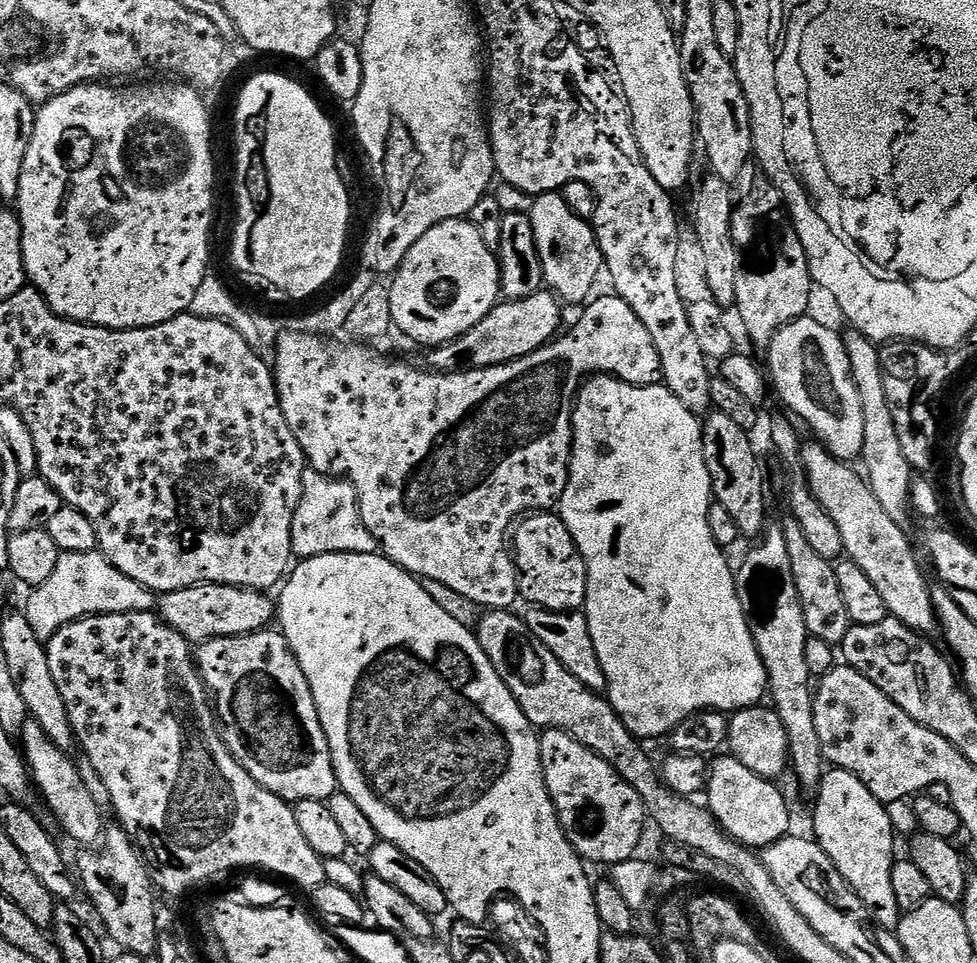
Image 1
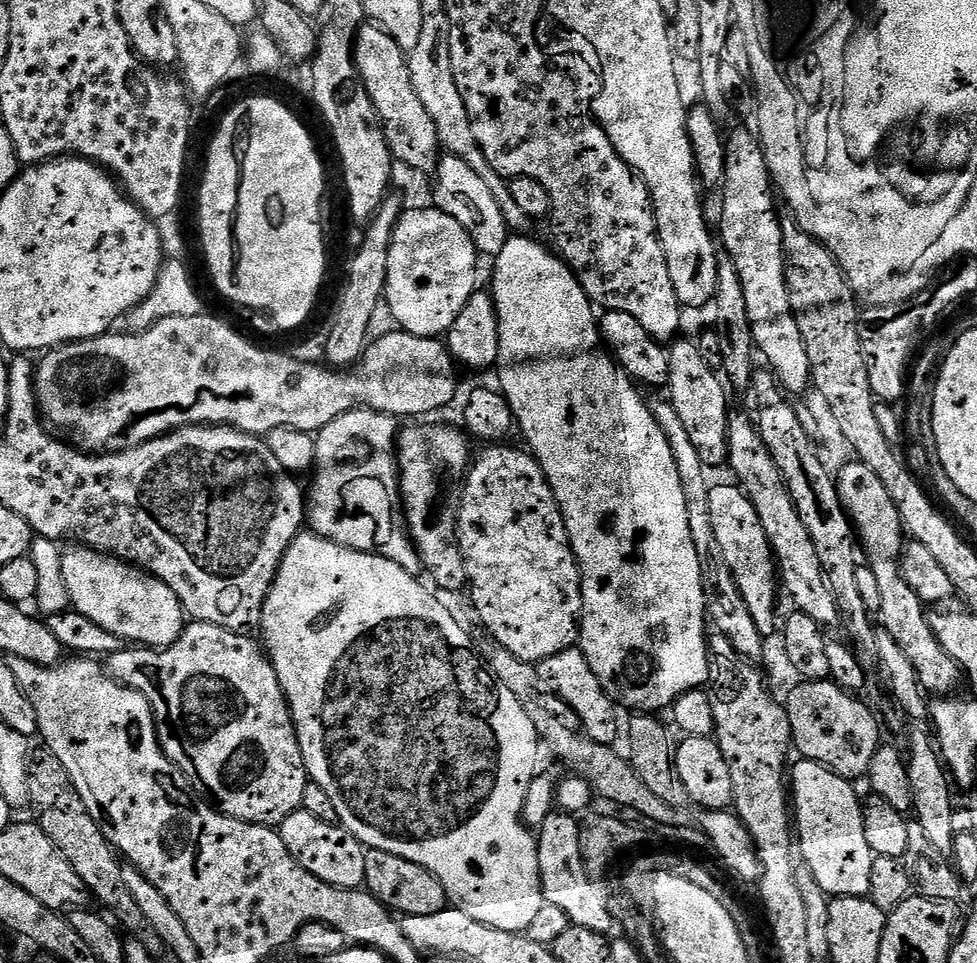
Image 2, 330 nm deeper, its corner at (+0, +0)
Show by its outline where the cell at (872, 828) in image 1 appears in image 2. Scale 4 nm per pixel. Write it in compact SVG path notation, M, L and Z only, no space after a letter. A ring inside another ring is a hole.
M803 758L797 759L797 764L790 768L790 800L794 805L794 832L798 837L798 852L804 855L802 858L803 863L808 865L813 872L813 876L818 882L818 886L827 893L829 897L835 898L838 896L868 896L870 890L870 870L872 869L872 862L874 859L874 853L870 850L870 842L866 842L866 830L864 829L864 810L862 807L862 800L856 797L856 792L853 781L844 779L843 776L837 774L837 772L830 771L826 766L822 766L818 762L813 760L806 760Z

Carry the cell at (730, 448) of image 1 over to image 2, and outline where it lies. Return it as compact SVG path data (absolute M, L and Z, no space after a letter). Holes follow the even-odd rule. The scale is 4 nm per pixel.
M677 339L668 348L668 357L670 378L666 385L667 399L682 420L683 429L698 450L702 463L713 470L719 464L723 465L728 458L729 389L718 372L707 365L704 354L699 352L698 344L691 339Z

